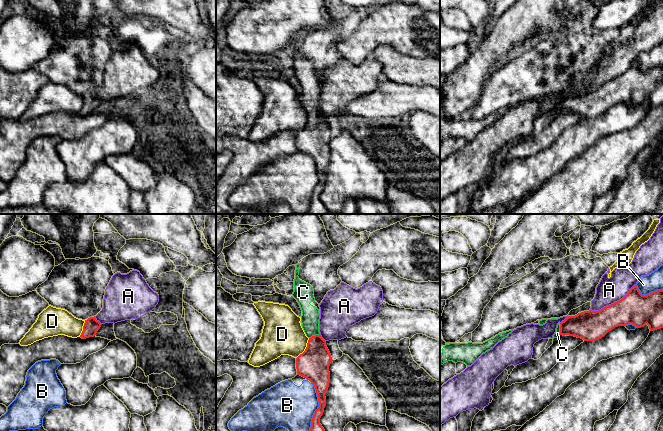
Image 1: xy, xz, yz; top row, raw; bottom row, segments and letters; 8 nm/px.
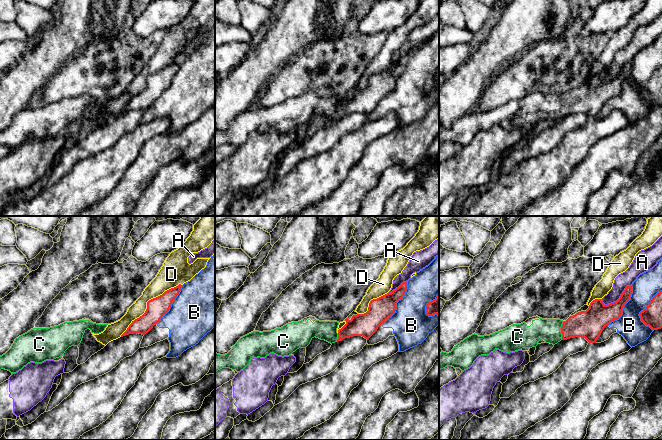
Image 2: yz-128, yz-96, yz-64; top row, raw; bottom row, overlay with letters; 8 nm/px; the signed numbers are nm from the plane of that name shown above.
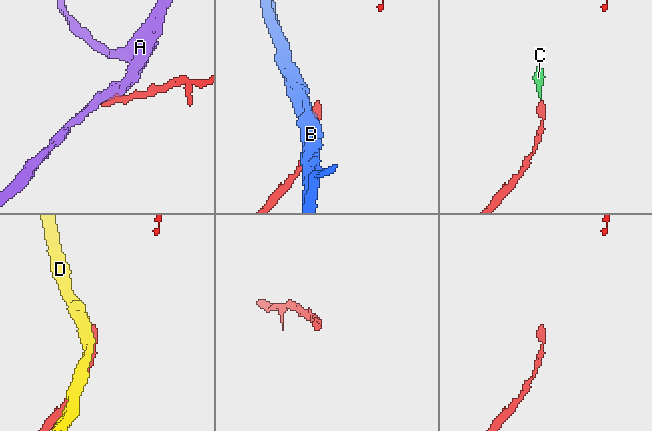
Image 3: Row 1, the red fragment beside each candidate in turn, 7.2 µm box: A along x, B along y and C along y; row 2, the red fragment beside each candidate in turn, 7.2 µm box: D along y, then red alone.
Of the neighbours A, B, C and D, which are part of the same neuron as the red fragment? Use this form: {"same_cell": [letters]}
{"same_cell": ["C"]}

